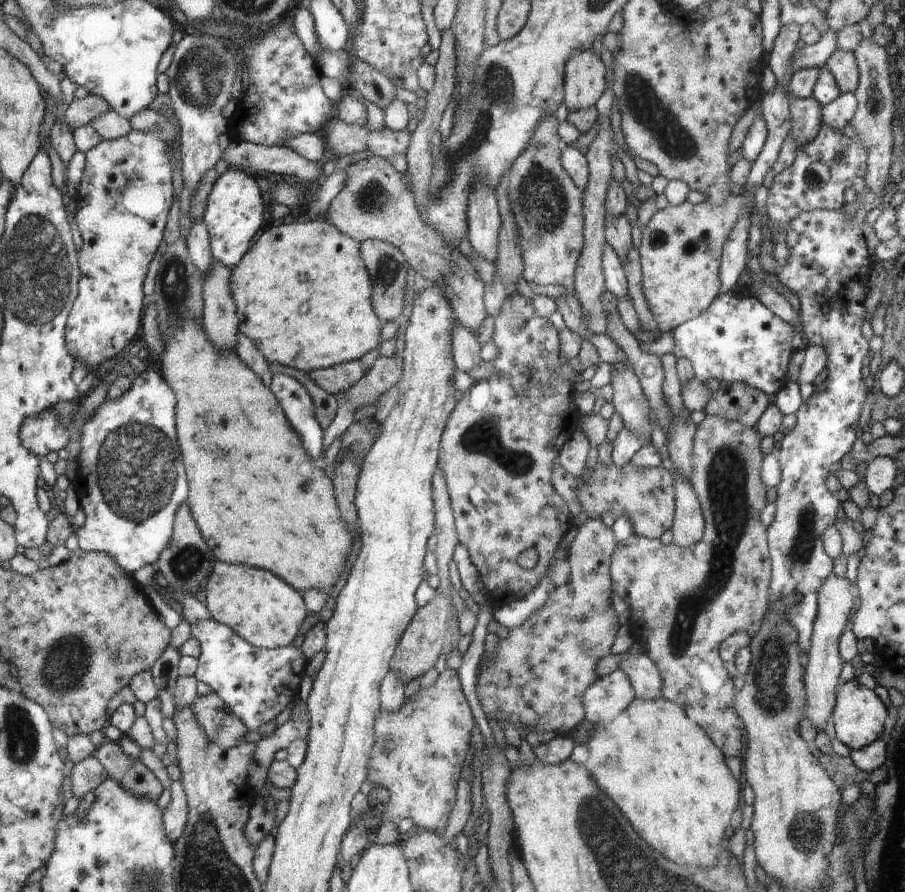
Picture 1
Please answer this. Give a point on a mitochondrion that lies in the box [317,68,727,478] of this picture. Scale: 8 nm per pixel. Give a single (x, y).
(674, 139)

